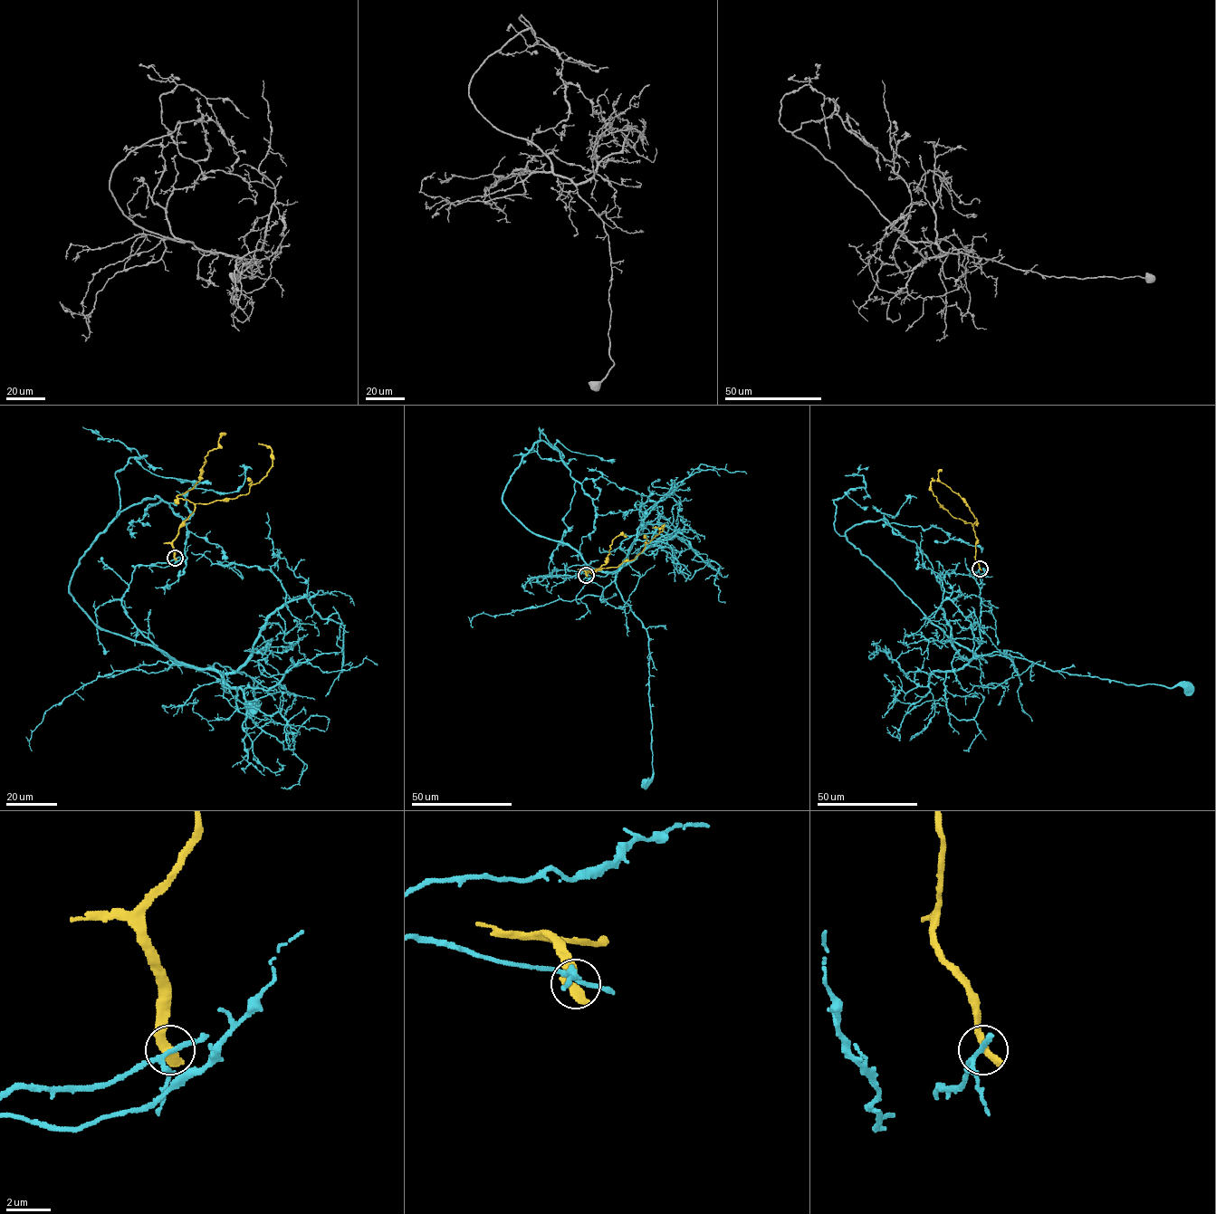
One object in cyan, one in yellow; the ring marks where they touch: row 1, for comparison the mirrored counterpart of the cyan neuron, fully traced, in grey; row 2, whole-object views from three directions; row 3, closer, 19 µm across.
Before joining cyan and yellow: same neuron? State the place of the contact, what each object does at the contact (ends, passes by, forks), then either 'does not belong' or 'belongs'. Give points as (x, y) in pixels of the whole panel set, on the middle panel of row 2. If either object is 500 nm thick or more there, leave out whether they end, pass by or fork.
(586, 575) | does not belong

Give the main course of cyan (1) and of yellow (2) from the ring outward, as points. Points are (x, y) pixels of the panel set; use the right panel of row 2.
1: (980, 568), (974, 574), (980, 589), (981, 641), (975, 654), (998, 651), (1054, 671), (1138, 685), (1187, 687)
2: (980, 568), (975, 559), (977, 538), (973, 526), (953, 517), (938, 502), (931, 489), (933, 477)

